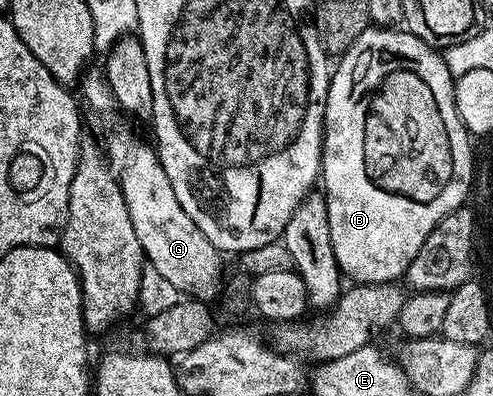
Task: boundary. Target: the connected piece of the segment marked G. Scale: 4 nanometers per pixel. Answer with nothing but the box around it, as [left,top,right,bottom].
[79,73,223,300]

